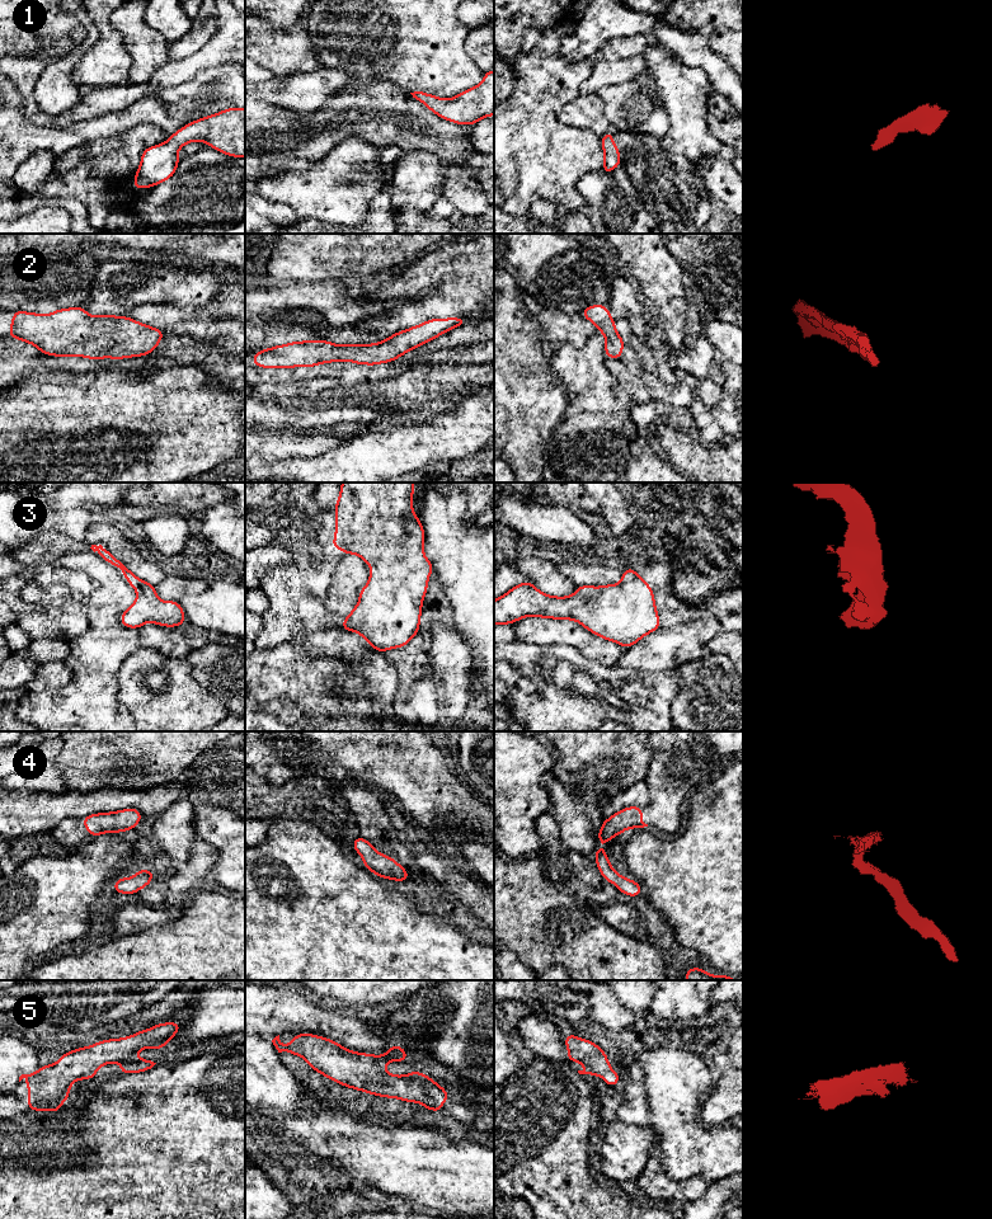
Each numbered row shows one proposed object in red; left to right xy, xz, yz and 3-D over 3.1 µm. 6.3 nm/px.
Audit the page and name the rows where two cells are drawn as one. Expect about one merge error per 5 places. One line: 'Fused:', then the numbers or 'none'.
Fused: none

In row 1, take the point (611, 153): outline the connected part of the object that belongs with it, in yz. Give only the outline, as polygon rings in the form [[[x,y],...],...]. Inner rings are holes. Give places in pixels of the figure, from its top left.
[[[608,131],[603,136],[601,136],[602,150],[605,154],[605,164],[601,168],[605,174],[611,173],[619,165],[621,165],[620,151],[617,146],[613,143],[612,131]]]

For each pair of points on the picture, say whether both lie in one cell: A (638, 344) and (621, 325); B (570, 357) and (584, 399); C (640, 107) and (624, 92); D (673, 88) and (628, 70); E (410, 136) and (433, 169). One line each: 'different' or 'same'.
A: same
B: same
C: same
D: different
E: different

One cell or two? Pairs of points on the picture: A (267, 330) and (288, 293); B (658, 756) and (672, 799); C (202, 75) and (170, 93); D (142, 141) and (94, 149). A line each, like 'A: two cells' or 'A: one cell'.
A: one cell
B: one cell
C: one cell
D: one cell

